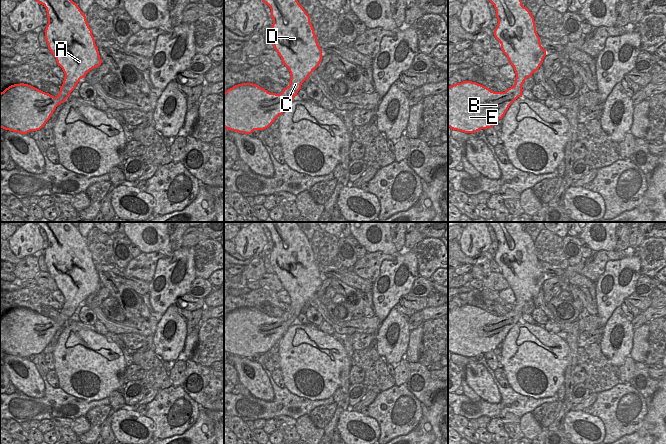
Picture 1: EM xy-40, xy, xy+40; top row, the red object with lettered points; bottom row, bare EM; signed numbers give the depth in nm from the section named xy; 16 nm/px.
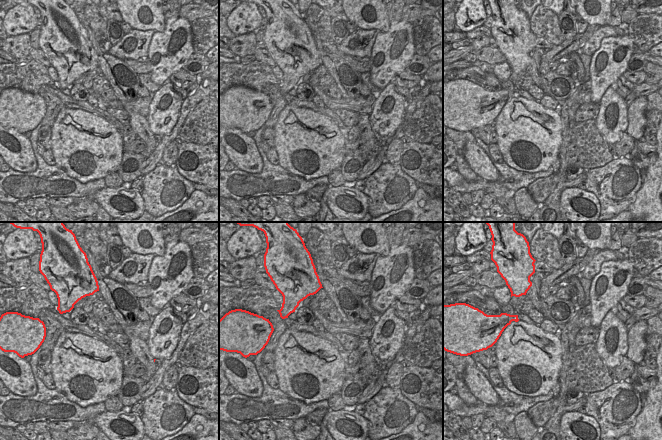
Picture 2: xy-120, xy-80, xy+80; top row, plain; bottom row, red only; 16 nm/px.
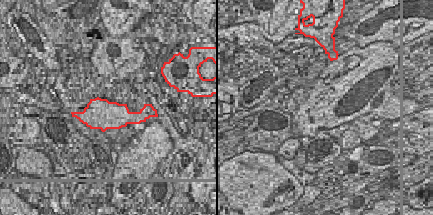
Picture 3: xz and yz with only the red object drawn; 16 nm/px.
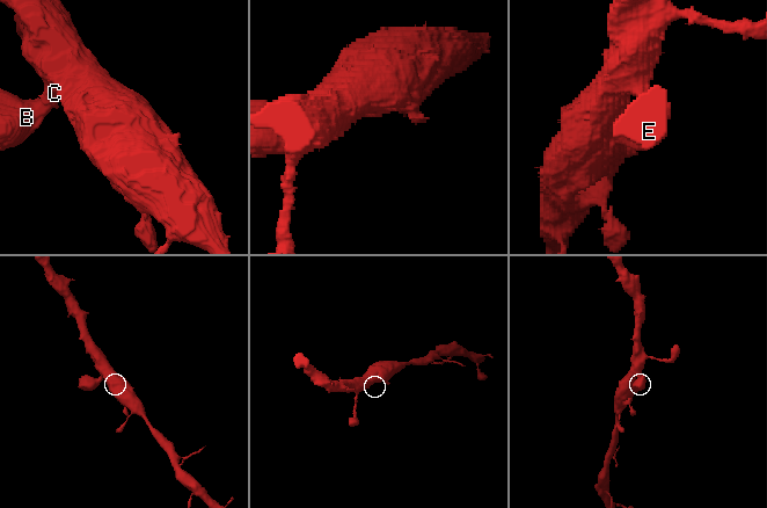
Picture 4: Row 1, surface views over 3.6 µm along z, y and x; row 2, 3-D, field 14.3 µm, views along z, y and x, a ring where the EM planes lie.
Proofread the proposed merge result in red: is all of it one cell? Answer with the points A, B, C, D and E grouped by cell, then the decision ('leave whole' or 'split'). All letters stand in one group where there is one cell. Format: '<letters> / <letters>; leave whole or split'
A B C D E; leave whole

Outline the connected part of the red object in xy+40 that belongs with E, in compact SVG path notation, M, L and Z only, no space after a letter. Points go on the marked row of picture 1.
M488 0L496 10L498 19L494 30L495 38L501 44L501 50L513 66L516 77L515 84L505 92L494 92L489 88L472 81L463 81L448 87L448 127L464 133L476 133L480 129L493 127L502 119L509 106L522 97L524 81L537 71L546 56L540 37L536 32L534 17L522 5L521 0Z

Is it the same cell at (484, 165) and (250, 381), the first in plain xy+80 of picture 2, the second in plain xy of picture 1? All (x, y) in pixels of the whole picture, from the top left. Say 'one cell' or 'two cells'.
one cell

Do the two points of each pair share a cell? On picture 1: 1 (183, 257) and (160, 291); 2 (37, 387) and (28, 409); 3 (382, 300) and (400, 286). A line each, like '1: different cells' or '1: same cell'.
1: same cell
2: different cells
3: same cell

